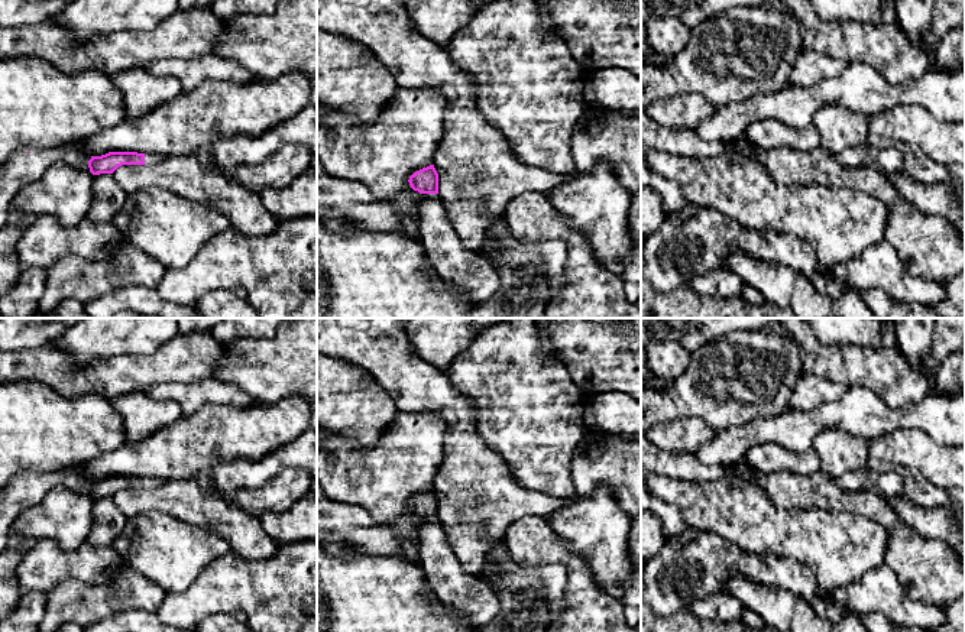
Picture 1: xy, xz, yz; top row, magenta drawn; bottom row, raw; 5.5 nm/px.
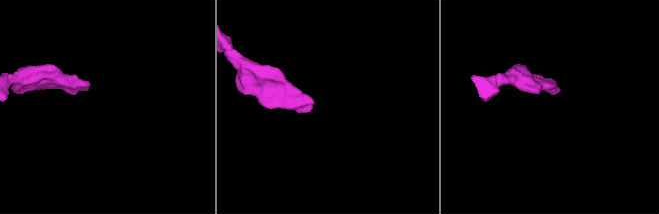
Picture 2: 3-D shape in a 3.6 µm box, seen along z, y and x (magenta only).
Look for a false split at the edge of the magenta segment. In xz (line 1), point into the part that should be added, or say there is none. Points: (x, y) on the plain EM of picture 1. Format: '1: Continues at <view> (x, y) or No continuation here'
1: No continuation here

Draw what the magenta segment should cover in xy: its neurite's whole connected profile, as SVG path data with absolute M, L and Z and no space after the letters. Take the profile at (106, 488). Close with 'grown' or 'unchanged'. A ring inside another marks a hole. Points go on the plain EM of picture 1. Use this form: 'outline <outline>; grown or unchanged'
outline M109 476L101 480L91 480L88 492L93 499L113 498L122 489L153 489L159 487L163 479L137 476Z; grown

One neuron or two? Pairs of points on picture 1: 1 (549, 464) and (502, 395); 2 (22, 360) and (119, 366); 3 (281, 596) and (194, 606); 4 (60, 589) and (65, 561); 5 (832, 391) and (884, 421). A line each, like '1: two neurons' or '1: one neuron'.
1: one neuron
2: one neuron
3: one neuron
4: two neurons
5: two neurons

